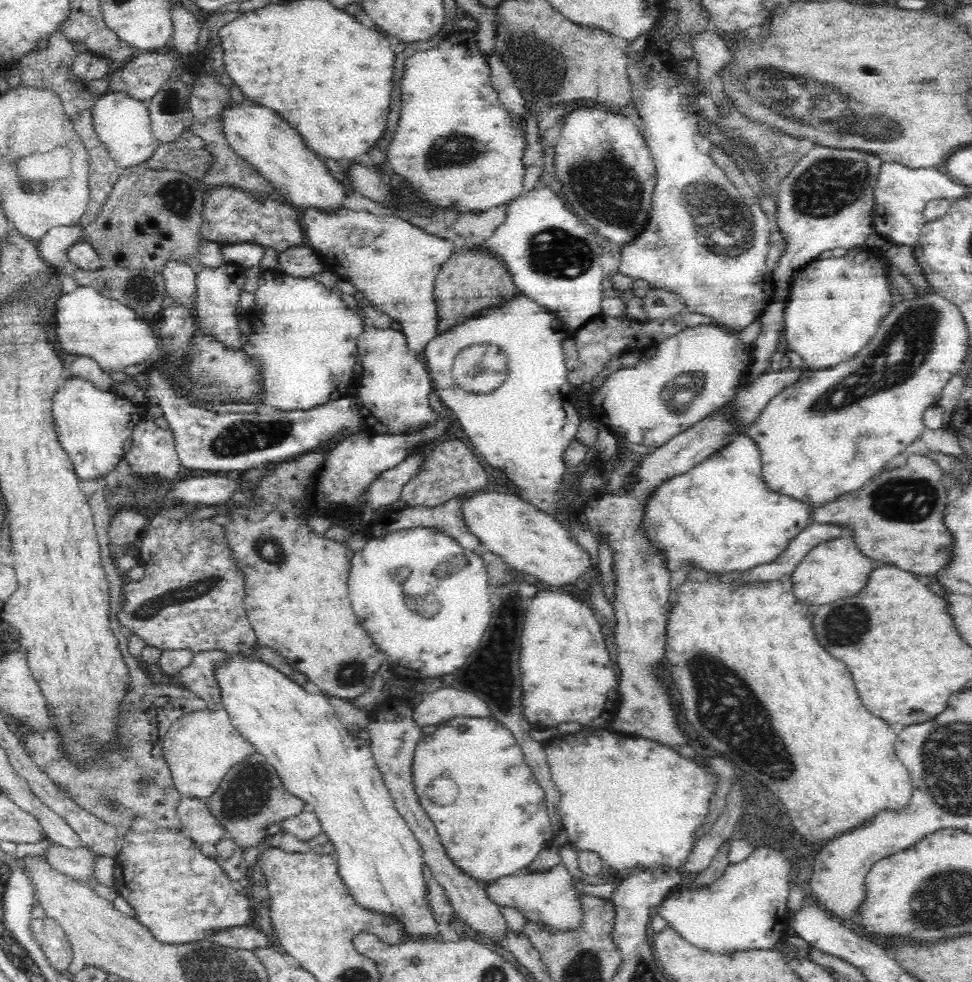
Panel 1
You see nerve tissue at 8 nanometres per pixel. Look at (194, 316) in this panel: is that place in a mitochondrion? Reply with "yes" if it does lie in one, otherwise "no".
no

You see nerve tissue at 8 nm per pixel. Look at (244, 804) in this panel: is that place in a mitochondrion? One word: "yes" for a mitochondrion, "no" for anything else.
yes

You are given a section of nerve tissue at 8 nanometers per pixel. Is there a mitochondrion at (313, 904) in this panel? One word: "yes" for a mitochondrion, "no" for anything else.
no

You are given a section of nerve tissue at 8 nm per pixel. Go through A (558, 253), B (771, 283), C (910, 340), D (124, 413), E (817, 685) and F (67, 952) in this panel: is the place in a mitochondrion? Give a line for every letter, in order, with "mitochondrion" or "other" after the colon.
A: mitochondrion
B: other
C: mitochondrion
D: other
E: other
F: other

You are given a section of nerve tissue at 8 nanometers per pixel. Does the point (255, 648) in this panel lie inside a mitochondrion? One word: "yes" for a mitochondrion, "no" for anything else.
no

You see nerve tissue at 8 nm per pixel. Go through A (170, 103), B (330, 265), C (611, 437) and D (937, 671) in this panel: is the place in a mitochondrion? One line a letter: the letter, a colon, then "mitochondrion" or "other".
A: mitochondrion
B: other
C: other
D: other

